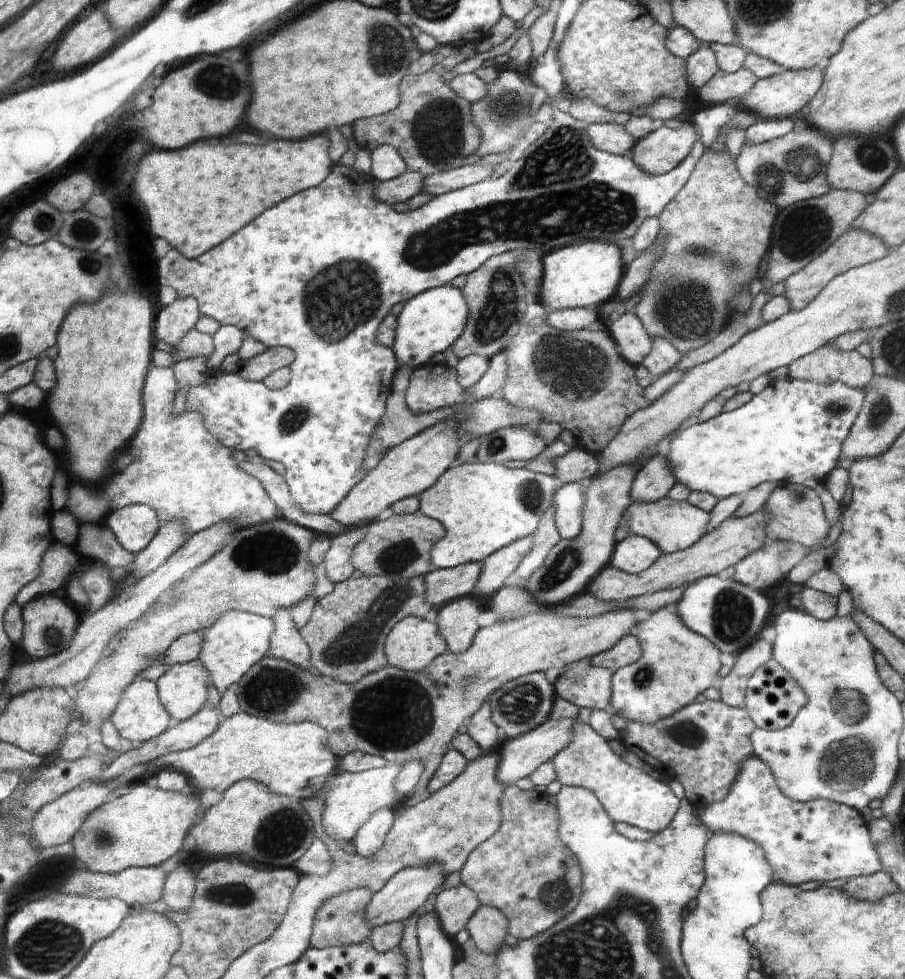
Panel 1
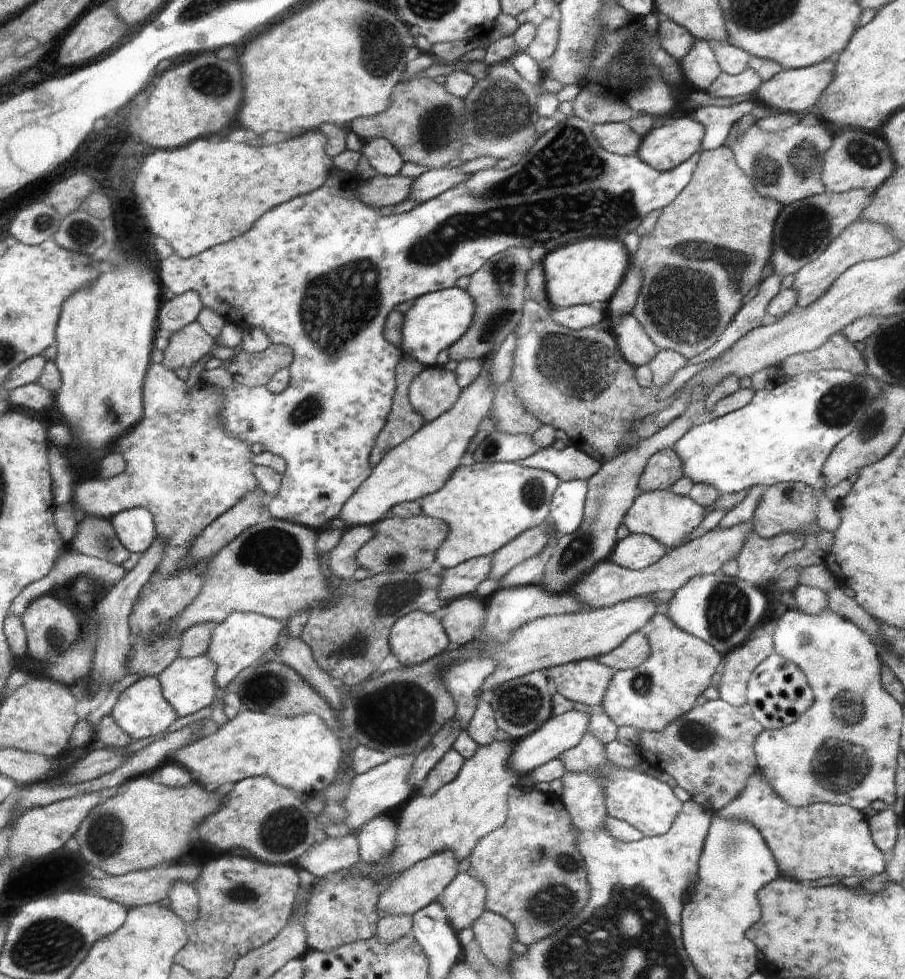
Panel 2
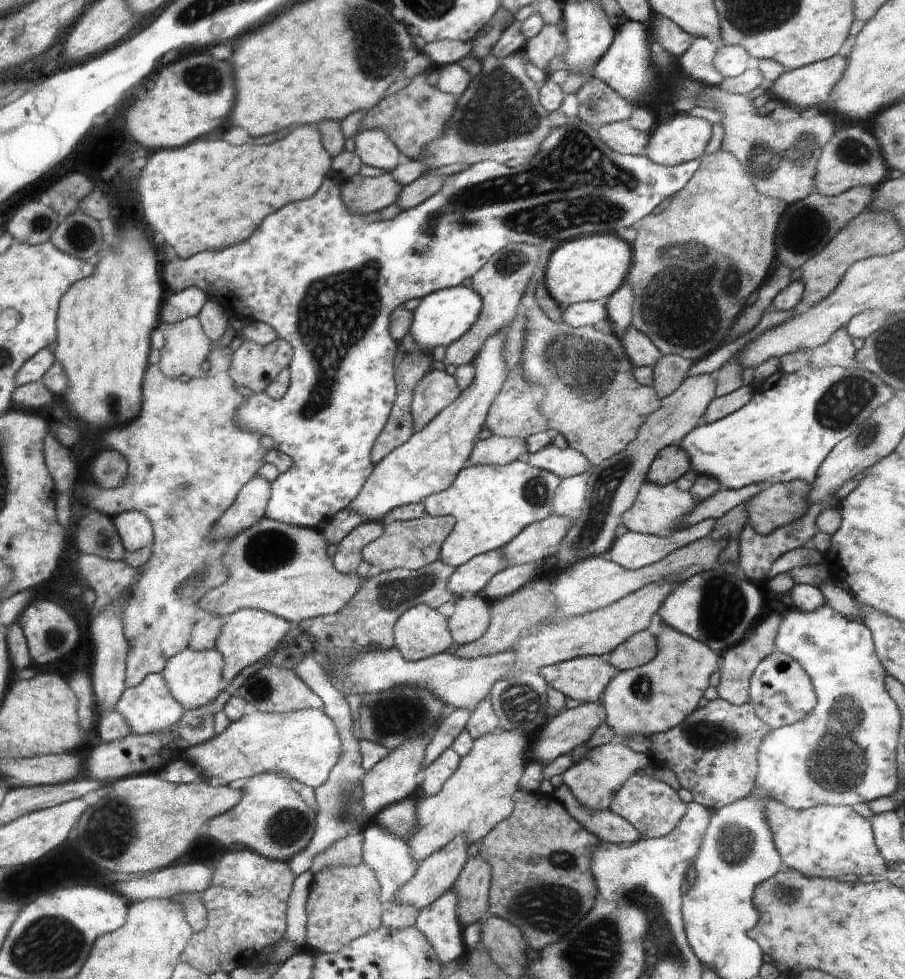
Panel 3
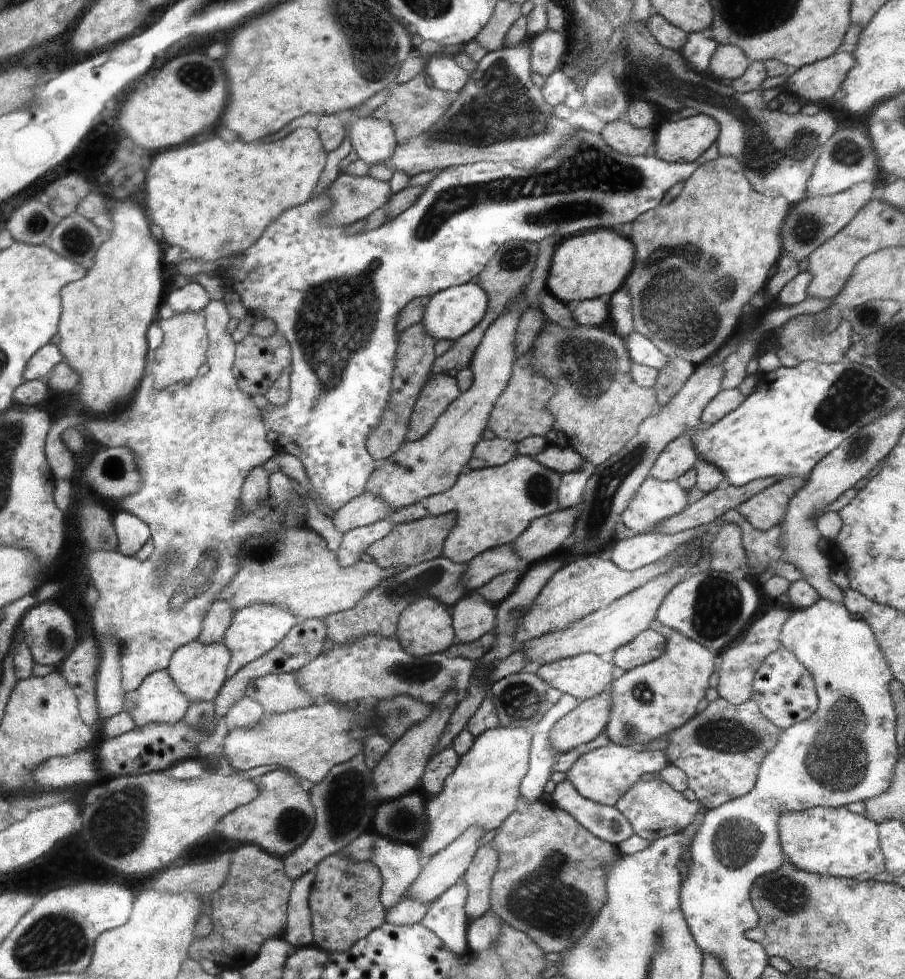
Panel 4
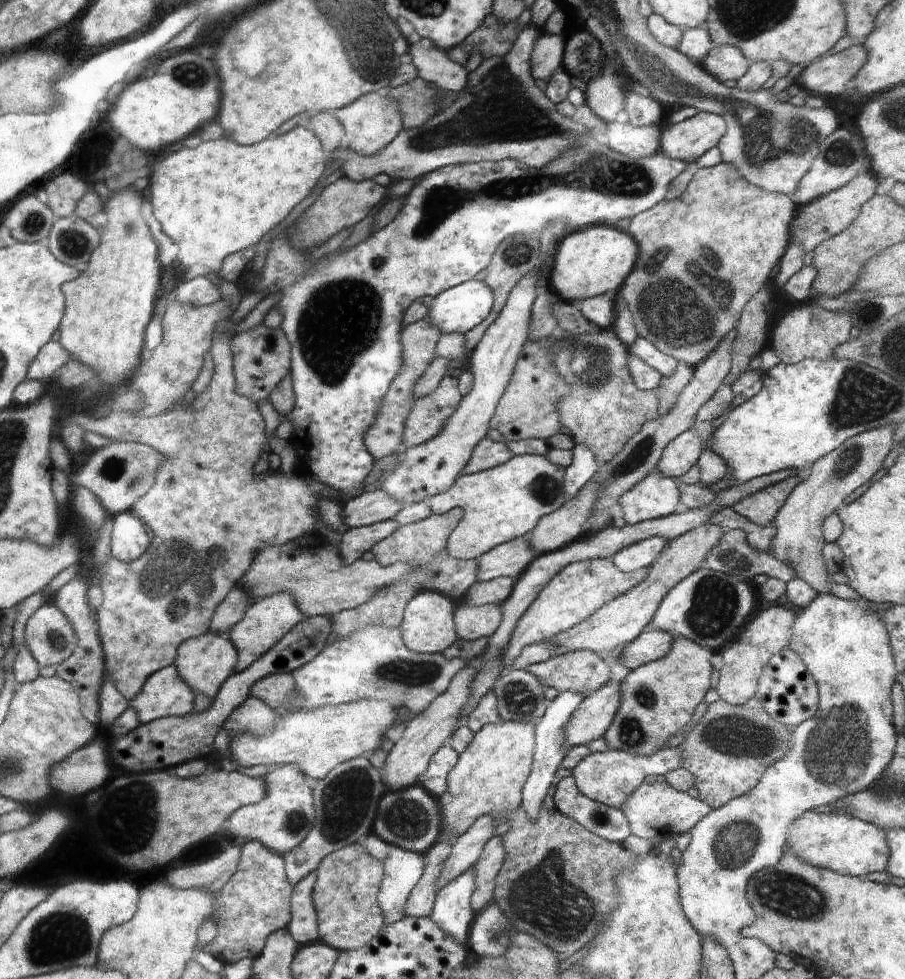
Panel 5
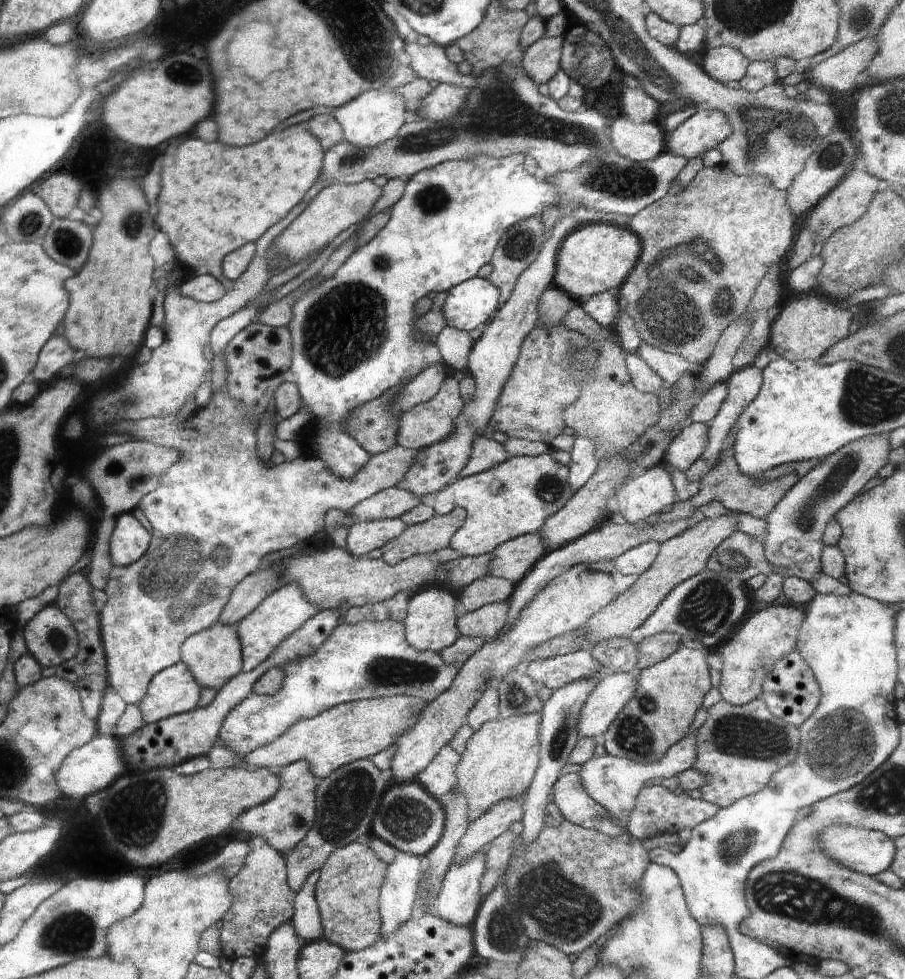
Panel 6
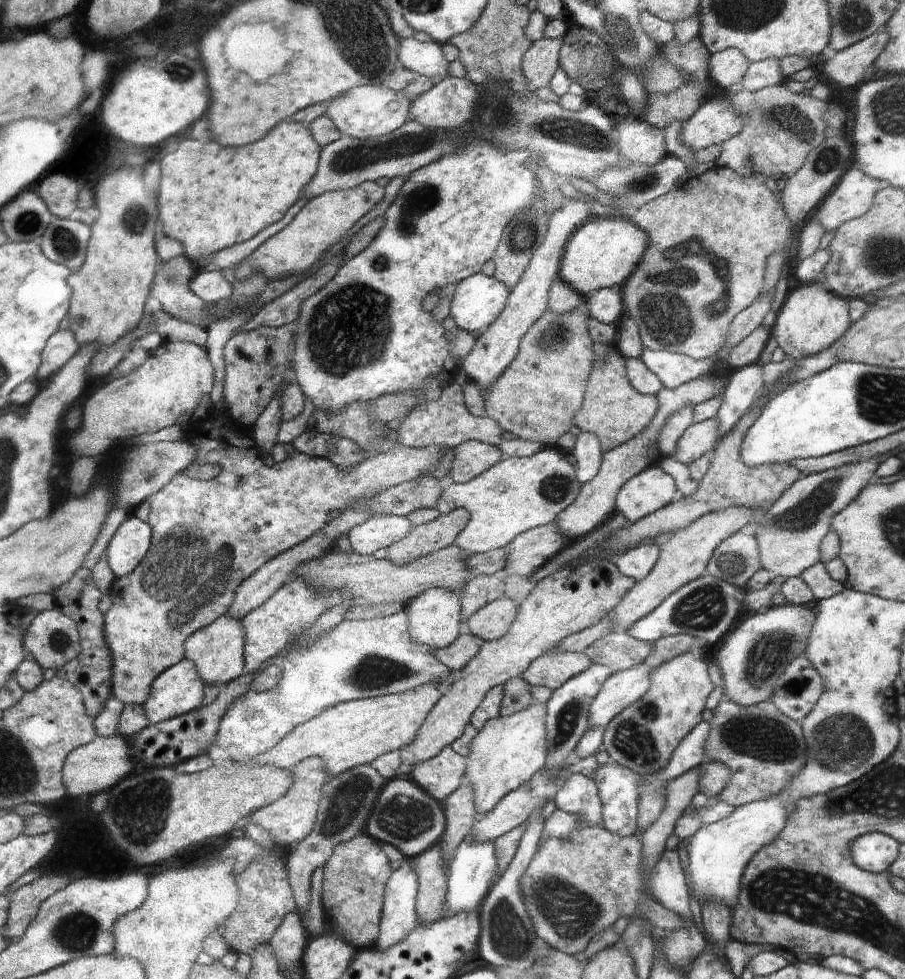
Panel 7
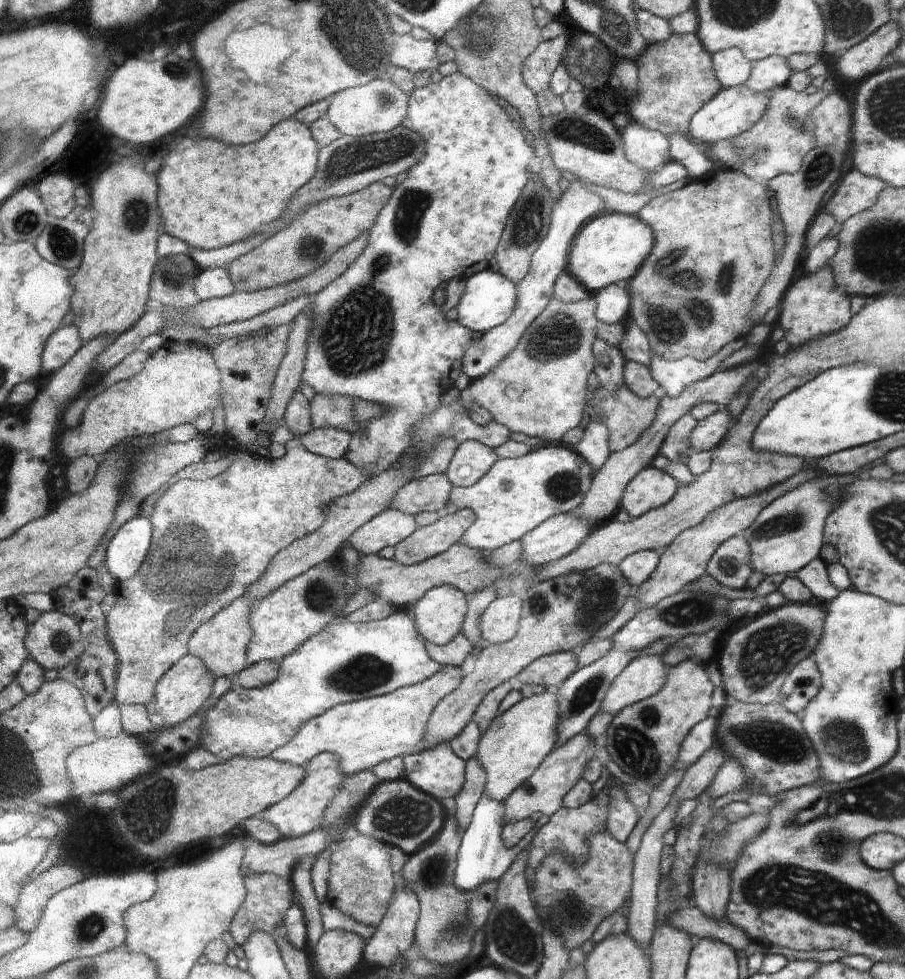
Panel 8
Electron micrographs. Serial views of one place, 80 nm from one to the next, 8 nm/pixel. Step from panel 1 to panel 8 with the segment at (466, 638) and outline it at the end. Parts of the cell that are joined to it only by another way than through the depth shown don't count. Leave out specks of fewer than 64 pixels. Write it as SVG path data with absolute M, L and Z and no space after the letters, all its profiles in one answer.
M514 595L495 598L480 617L482 638L492 644L509 641L519 629L522 598Z

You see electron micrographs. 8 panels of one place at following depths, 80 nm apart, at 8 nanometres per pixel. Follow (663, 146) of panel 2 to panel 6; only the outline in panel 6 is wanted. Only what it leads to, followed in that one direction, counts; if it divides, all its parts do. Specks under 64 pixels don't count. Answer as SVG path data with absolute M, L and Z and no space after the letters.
M697 110L671 133L666 134L666 152L685 159L700 157L733 133L729 116L721 110Z

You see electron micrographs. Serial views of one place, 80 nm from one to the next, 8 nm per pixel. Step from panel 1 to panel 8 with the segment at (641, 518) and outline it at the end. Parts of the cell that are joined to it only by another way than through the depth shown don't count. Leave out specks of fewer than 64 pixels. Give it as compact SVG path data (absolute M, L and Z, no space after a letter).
M650 464L626 485L618 509L626 510L633 518L640 517L672 500L678 488L673 476Z

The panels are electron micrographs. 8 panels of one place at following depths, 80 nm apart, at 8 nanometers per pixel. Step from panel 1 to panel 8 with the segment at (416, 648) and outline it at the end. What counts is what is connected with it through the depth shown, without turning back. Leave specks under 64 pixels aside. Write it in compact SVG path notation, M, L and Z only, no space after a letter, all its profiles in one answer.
M452 585L430 589L411 607L420 638L445 645L460 632L466 618L466 596Z

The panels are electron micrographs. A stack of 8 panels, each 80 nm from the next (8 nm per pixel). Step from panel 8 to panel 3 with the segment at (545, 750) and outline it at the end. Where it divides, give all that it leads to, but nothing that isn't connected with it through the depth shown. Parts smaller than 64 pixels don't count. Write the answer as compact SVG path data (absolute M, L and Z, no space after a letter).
M500 729L474 741L472 750L461 758L460 768L441 792L417 802L417 830L406 839L416 862L444 849L456 837L466 837L470 846L512 816L514 796L526 769L528 746L529 738L522 733Z

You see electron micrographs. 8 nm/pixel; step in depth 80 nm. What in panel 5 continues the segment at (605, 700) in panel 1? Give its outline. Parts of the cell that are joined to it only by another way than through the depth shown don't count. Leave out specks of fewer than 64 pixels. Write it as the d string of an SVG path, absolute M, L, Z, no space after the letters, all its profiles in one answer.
M594 651L562 652L526 670L547 687L589 695L611 680L610 667Z

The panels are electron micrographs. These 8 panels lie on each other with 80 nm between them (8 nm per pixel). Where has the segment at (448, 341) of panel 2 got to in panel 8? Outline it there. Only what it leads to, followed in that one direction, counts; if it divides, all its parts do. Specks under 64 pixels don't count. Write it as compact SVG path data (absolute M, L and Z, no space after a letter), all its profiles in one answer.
M490 269L481 270L468 277L464 292L457 303L457 321L479 334L488 333L490 329L508 321L517 309L518 284L513 279L506 278L506 275L503 275L500 271L494 272Z

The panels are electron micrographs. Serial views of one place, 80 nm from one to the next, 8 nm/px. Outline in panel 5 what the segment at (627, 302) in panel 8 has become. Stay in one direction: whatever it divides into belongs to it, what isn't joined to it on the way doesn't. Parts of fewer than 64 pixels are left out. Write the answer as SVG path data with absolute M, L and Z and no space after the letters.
M618 292L604 293L582 301L580 310L582 314L597 327L608 329L613 327L616 314Z

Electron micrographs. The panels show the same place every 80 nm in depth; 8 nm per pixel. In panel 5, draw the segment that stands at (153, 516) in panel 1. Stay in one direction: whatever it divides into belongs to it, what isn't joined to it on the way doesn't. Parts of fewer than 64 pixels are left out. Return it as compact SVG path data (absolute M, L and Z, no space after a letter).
M133 511L120 513L115 518L115 529L113 532L113 554L126 562L137 561L148 552L154 540L150 539L145 522Z

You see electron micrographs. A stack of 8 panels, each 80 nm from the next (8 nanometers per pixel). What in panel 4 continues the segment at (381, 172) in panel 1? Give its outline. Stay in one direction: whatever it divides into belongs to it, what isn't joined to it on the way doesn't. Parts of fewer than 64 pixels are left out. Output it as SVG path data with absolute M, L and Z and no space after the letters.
M357 111L344 112L342 118L354 157L370 166L392 158L398 142L396 128L391 122L372 115L360 116Z

